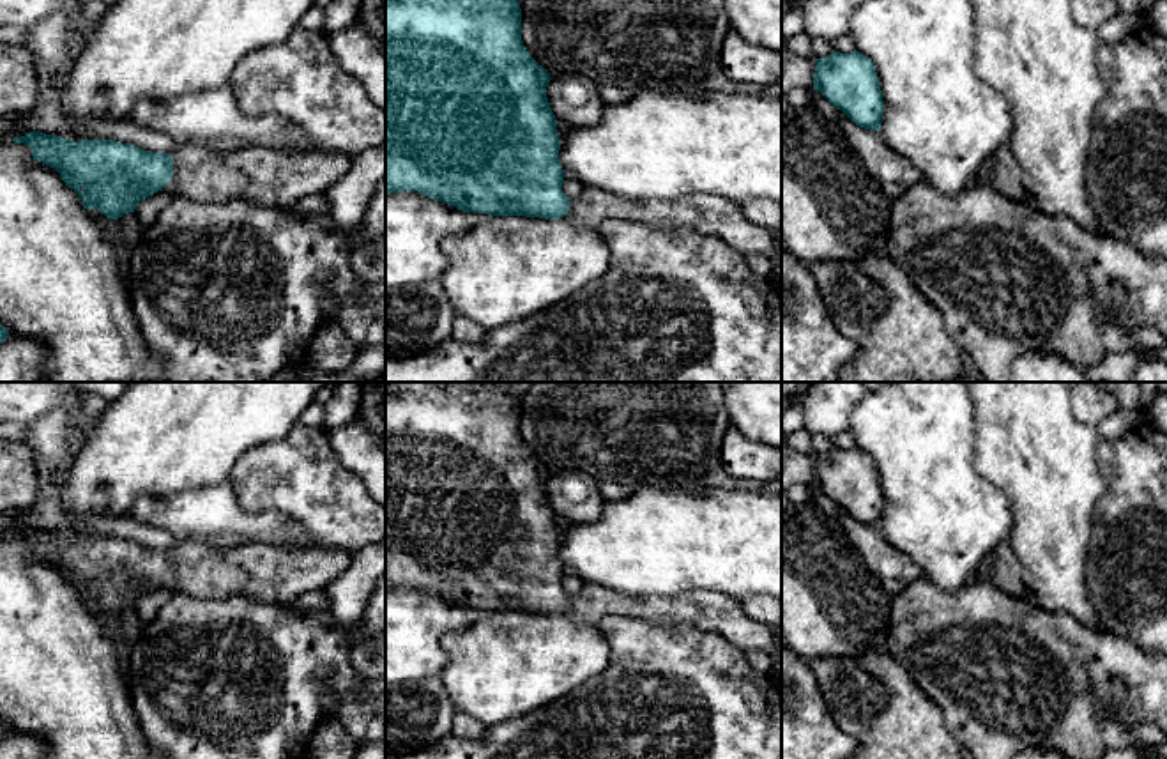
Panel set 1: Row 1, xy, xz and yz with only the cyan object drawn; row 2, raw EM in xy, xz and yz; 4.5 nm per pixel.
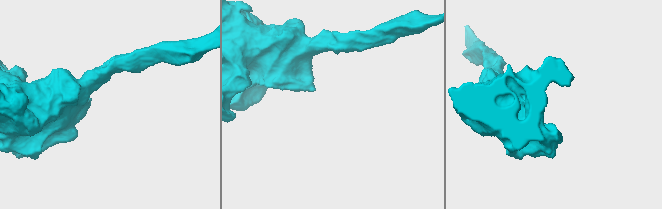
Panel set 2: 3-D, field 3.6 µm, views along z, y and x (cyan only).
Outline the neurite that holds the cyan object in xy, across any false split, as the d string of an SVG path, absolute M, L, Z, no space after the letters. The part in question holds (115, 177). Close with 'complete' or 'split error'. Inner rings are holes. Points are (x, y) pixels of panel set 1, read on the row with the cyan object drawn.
M41 131L14 136L12 142L25 143L32 149L34 159L55 168L78 193L87 211L97 209L110 219L134 212L141 200L157 191L203 203L244 198L265 207L292 209L308 195L325 193L352 166L350 156L343 152L274 152L262 147L240 147L219 156L207 145L182 143L172 154L163 154L117 140L71 142Z; split error

